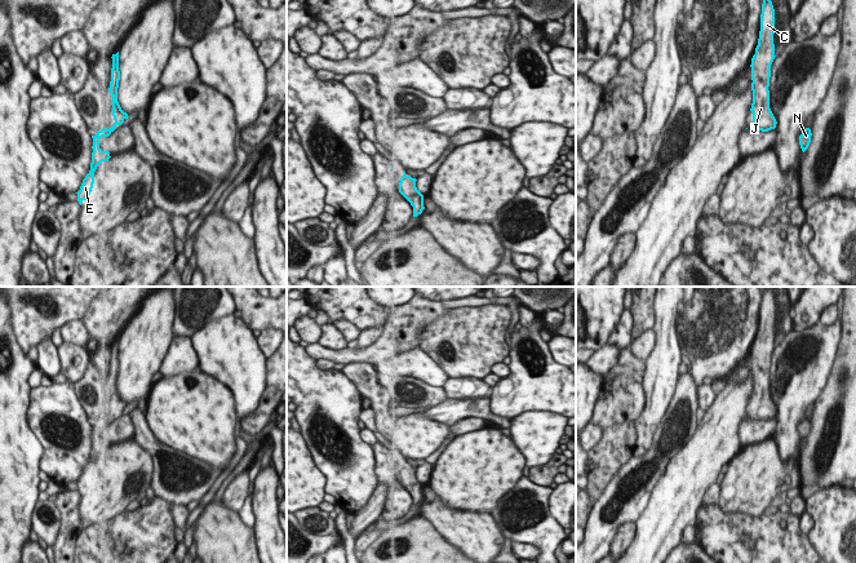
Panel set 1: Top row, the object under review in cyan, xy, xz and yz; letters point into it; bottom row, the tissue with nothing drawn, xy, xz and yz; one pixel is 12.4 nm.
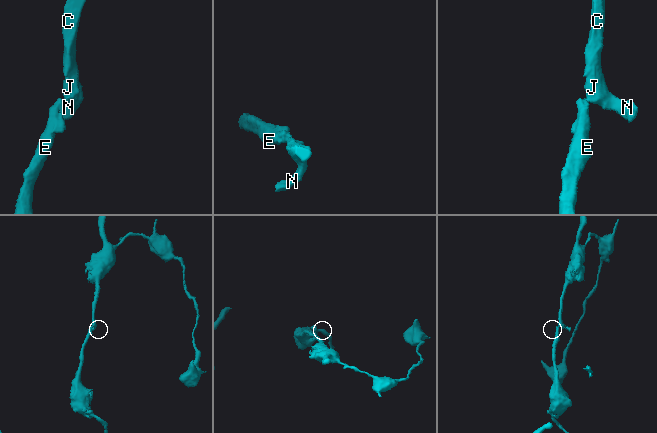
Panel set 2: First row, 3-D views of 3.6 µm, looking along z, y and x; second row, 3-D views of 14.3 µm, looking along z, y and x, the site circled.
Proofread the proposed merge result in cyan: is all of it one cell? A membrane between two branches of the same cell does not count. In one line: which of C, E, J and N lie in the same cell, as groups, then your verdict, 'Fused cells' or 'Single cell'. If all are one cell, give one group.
Groups: C E J N. Single cell

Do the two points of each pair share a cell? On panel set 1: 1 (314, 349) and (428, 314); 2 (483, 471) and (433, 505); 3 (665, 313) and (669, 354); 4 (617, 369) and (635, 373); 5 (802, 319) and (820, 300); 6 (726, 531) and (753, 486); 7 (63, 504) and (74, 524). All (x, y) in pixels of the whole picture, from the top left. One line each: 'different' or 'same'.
1: same
2: different
3: same
4: same
5: same
6: different
7: same

